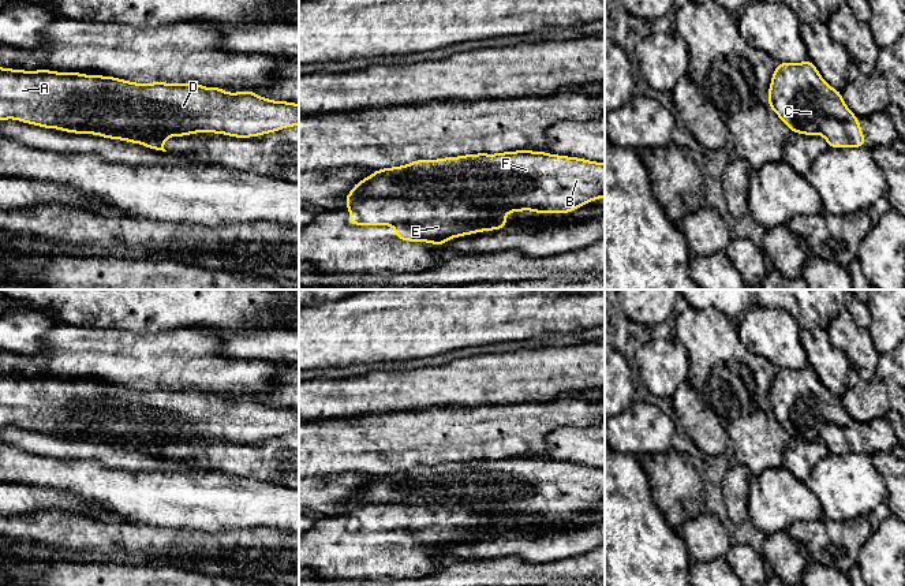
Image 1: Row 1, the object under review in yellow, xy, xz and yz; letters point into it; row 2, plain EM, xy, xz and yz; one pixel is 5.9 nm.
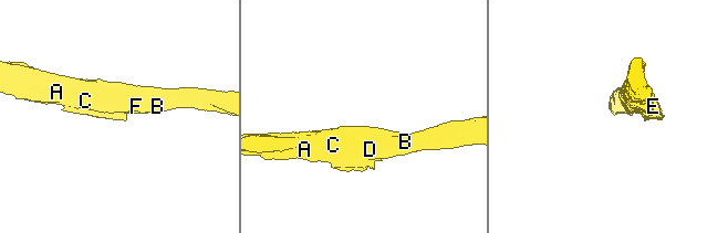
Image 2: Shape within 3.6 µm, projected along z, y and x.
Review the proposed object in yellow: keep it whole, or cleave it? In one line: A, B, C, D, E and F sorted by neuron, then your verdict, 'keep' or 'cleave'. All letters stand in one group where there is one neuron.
A B C D F / E | cleave

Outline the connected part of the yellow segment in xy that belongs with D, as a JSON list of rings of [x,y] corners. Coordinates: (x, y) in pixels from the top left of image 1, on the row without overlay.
[[[0,373],[0,428],[5,425],[59,436],[90,430],[119,437],[162,437],[167,443],[217,438],[250,444],[299,432],[299,410],[268,406],[251,396],[228,399],[199,389],[135,389],[115,382]]]

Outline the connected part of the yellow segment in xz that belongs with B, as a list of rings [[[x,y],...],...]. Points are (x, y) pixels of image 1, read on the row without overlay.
[[[532,456],[478,459],[437,466],[415,466],[407,471],[375,475],[345,503],[345,512],[364,505],[400,504],[426,508],[465,508],[479,515],[517,519],[571,519],[605,504],[605,469]]]

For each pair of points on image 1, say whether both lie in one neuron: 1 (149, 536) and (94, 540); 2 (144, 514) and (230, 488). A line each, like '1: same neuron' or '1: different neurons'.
1: same neuron
2: same neuron

